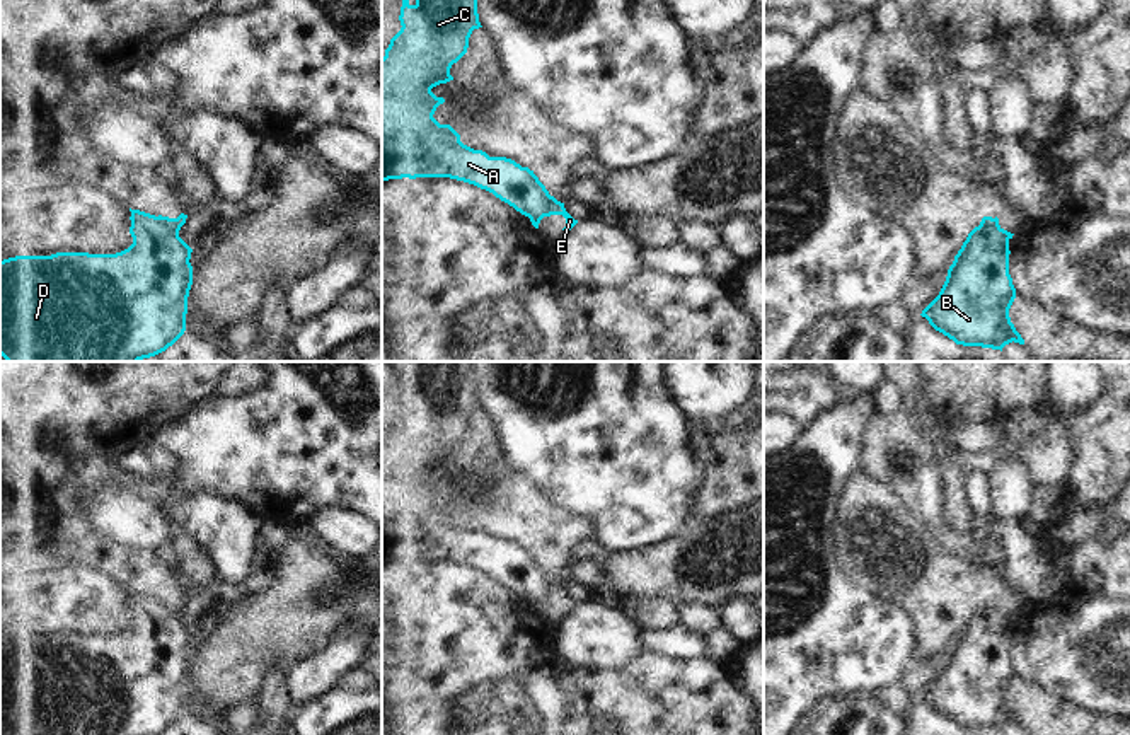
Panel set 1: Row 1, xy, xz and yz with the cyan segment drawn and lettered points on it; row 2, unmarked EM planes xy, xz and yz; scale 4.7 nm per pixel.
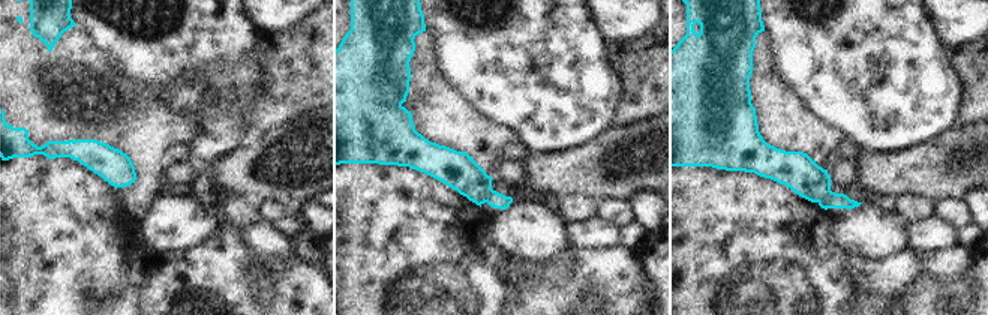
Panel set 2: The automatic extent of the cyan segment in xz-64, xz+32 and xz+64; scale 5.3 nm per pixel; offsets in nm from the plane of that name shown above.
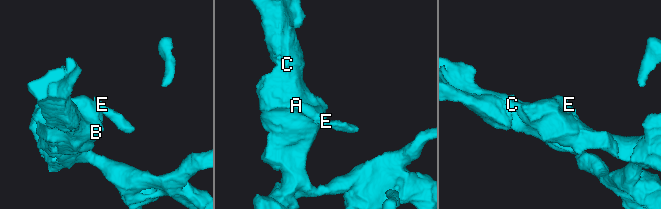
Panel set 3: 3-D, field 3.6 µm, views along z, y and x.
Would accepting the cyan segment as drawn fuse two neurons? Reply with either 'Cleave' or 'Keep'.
Cleave

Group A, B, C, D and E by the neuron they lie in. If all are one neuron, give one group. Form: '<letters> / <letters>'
A B C D / E

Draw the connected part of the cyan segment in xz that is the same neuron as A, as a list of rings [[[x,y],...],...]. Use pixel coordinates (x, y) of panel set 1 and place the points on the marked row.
[[[402,0],[401,31],[390,39],[382,58],[382,182],[389,179],[416,177],[450,177],[474,184],[493,193],[501,201],[513,206],[528,218],[542,218],[552,206],[549,191],[528,167],[522,167],[506,157],[489,157],[482,150],[474,150],[460,142],[460,135],[450,124],[440,124],[433,114],[443,97],[436,97],[431,89],[453,80],[450,68],[469,48],[474,29],[482,27],[477,14],[477,0]]]

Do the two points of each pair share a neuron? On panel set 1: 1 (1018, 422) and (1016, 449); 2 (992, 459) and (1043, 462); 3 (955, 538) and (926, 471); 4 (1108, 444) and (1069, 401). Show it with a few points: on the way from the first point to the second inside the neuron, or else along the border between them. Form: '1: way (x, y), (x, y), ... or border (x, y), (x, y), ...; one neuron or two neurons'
1: border (1050, 418), (1040, 432), (1020, 437), (1004, 434); two neurons
2: way (1004, 452), (1031, 452); one neuron
3: way (938, 520), (926, 502), (926, 488); one neuron
4: border (1110, 386), (1088, 410), (1060, 418); two neurons

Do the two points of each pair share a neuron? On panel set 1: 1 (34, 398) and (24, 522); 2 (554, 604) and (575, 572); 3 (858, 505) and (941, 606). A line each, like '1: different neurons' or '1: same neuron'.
1: different neurons
2: different neurons
3: same neuron

